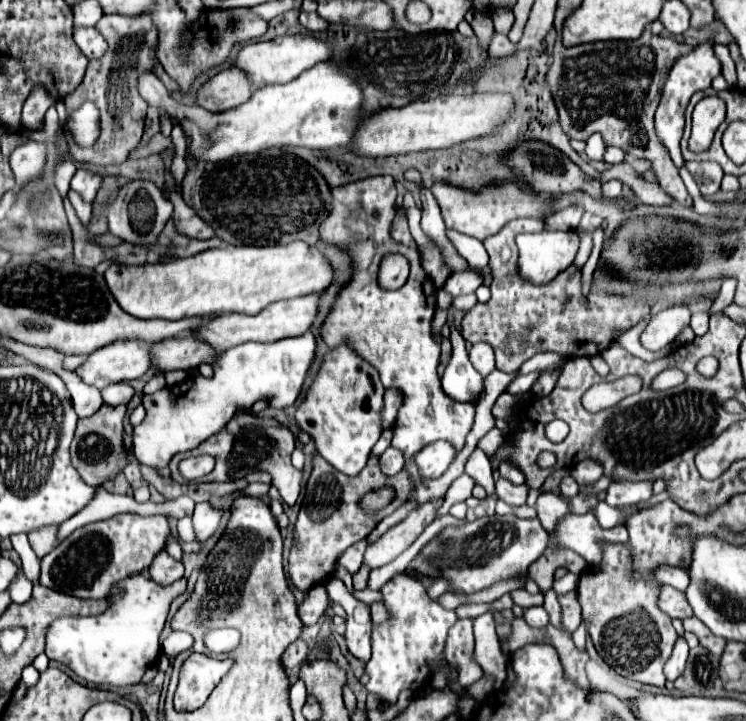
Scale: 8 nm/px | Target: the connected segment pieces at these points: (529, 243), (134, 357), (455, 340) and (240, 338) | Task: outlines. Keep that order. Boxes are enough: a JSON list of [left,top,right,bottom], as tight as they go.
[[516,231,578,285],[76,339,152,389],[442,327,484,401],[192,293,320,353]]

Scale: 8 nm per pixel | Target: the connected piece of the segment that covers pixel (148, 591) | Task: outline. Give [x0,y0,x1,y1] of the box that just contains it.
[46,573,186,687]

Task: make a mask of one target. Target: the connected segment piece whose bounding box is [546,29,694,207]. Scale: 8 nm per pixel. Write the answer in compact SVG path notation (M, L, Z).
M646 29L636 41L600 41L584 43L576 47L564 47L560 35L554 45L552 65L546 73L560 125L570 139L588 139L592 133L600 133L606 145L616 145L626 153L634 151L634 157L650 159L654 173L658 173L660 187L678 203L692 205L690 195L668 159L668 151L660 143L654 131L654 111L660 101L660 89L672 61L680 53L690 53L694 47L676 43L670 37L654 35Z

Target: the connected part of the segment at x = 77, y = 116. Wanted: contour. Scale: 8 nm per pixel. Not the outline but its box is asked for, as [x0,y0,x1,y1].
[64,101,100,147]

